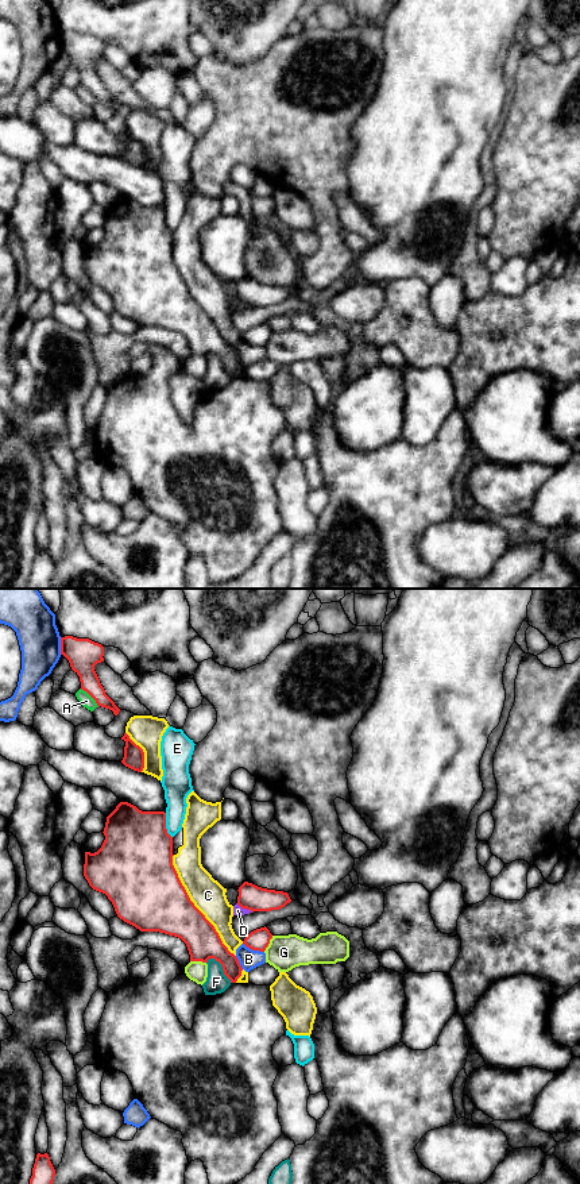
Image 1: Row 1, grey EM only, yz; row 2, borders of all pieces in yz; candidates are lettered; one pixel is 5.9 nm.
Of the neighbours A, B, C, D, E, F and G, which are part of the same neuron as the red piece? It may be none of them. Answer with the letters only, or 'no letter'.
no letter

